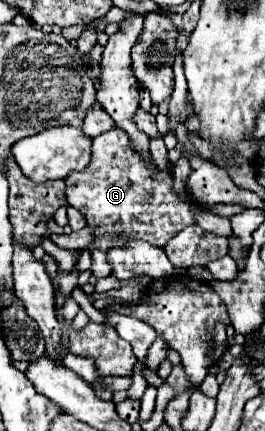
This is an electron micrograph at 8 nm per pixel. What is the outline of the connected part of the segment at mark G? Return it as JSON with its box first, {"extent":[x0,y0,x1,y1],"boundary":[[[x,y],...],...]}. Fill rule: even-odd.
{"extent":[66,129,196,277],"boundary":[[[112,129],[112,131],[106,131],[106,133],[102,133],[102,135],[100,135],[100,137],[96,137],[96,139],[94,139],[94,145],[92,145],[92,161],[90,161],[90,165],[88,165],[88,167],[86,167],[86,169],[84,169],[84,171],[82,171],[82,173],[70,173],[70,175],[68,175],[68,177],[66,177],[66,199],[68,199],[68,205],[72,205],[72,207],[76,207],[76,209],[78,209],[78,211],[80,211],[80,213],[82,213],[82,215],[84,215],[84,217],[86,217],[86,225],[88,225],[88,229],[90,229],[90,233],[92,233],[92,243],[88,243],[88,247],[86,247],[86,249],[88,249],[88,251],[90,251],[90,255],[92,255],[92,267],[90,267],[90,269],[92,269],[92,275],[96,275],[96,277],[108,277],[108,275],[110,275],[110,273],[112,273],[112,265],[110,265],[110,261],[108,261],[108,257],[106,257],[106,253],[108,253],[108,249],[114,249],[114,247],[126,247],[126,243],[128,243],[128,239],[134,239],[134,241],[146,241],[146,243],[150,243],[150,245],[154,245],[154,247],[164,247],[164,245],[166,245],[166,243],[168,243],[168,241],[170,241],[170,239],[172,239],[172,237],[174,237],[174,235],[176,235],[176,233],[180,233],[180,231],[182,231],[182,229],[184,229],[184,227],[188,227],[188,225],[194,225],[194,223],[196,223],[196,221],[194,221],[194,213],[192,213],[192,209],[190,209],[190,199],[188,199],[188,197],[186,197],[186,193],[174,193],[174,173],[172,173],[172,171],[166,171],[166,173],[164,173],[164,171],[160,171],[160,169],[158,169],[158,167],[156,167],[156,163],[154,163],[154,161],[152,161],[152,159],[150,159],[150,161],[146,161],[146,159],[144,159],[144,157],[142,157],[142,155],[140,155],[140,153],[138,153],[138,151],[136,151],[136,147],[134,147],[134,143],[132,143],[132,141],[130,141],[130,137],[128,137],[128,133],[126,133],[126,131],[122,131],[122,129]],[[94,243],[106,243],[106,253],[104,253],[104,251],[102,251],[102,249],[96,249],[96,245],[94,245]]]}

